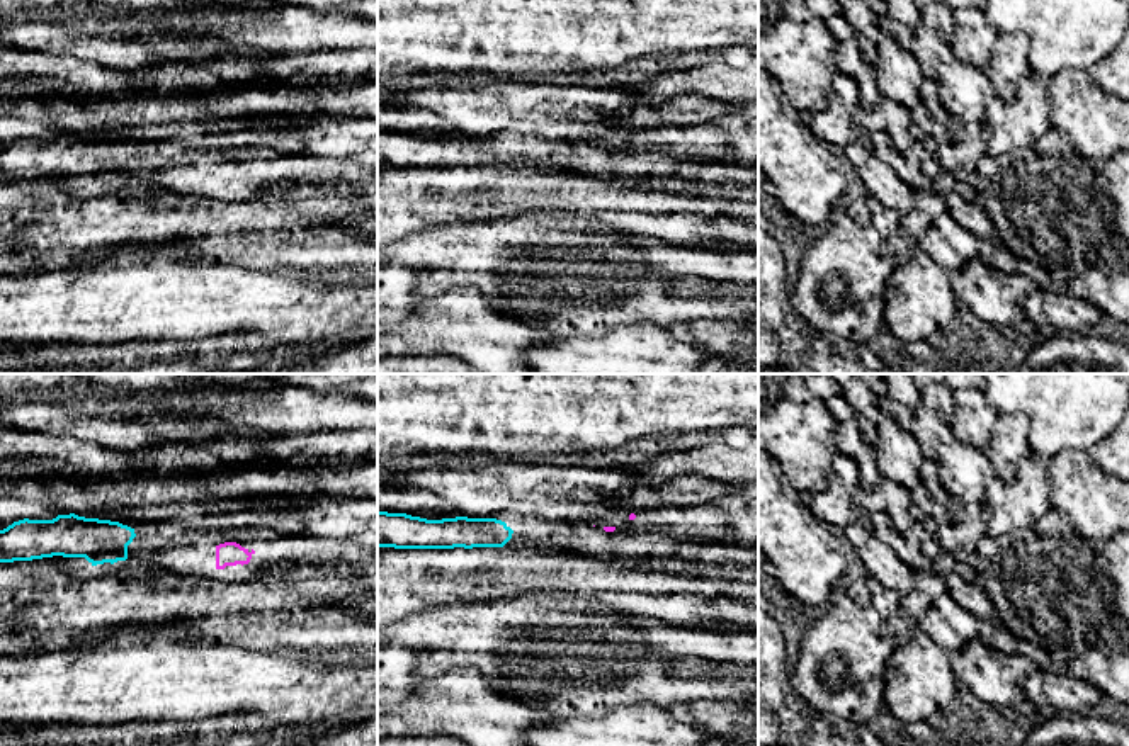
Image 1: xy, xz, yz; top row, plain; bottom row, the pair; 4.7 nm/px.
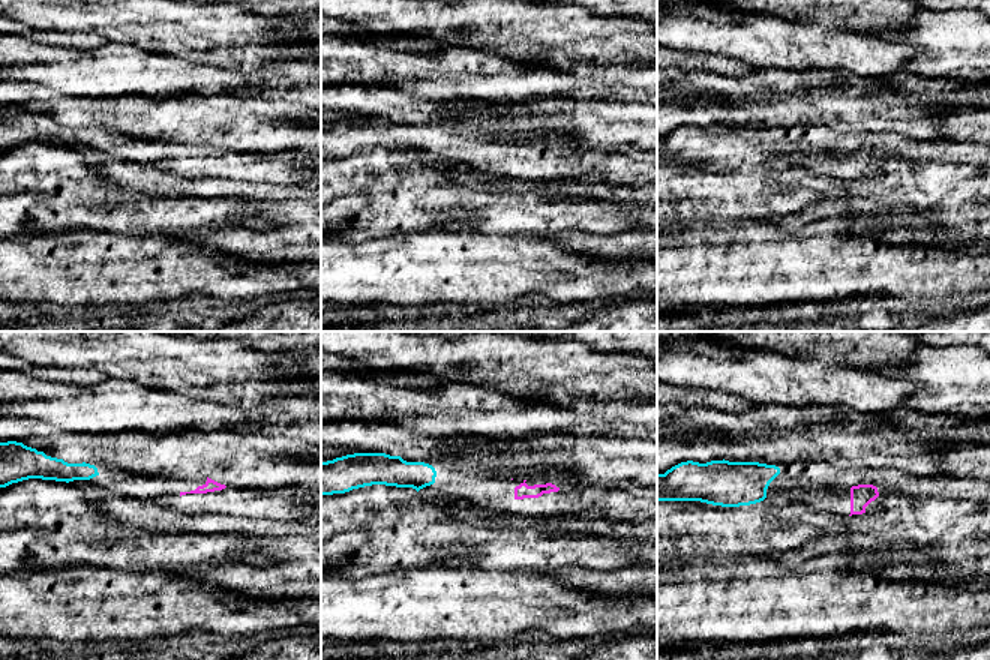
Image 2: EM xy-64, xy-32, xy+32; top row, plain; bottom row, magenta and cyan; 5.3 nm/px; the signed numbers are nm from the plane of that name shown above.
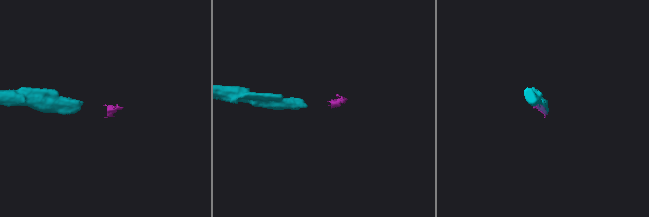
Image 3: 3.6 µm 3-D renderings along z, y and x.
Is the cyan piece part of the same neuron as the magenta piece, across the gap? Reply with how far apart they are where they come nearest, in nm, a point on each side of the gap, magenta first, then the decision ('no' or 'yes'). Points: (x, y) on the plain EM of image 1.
380 nm | xz (594, 145), (512, 150) | yes

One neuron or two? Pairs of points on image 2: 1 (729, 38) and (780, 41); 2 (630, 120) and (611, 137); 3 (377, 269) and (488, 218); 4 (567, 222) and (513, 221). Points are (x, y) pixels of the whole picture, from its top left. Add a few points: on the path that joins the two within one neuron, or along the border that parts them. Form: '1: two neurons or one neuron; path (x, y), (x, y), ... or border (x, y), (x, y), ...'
1: one neuron; path (741, 38), (768, 41)
2: one neuron; path (626, 120), (614, 132)
3: two neurons; border (441, 228), (450, 231), (471, 228), (501, 236)
4: one neuron; path (554, 221), (527, 221)

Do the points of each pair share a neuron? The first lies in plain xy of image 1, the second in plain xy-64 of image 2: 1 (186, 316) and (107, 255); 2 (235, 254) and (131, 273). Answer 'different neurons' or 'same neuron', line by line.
1: same neuron
2: different neurons

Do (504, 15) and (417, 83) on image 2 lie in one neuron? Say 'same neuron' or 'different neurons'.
different neurons

